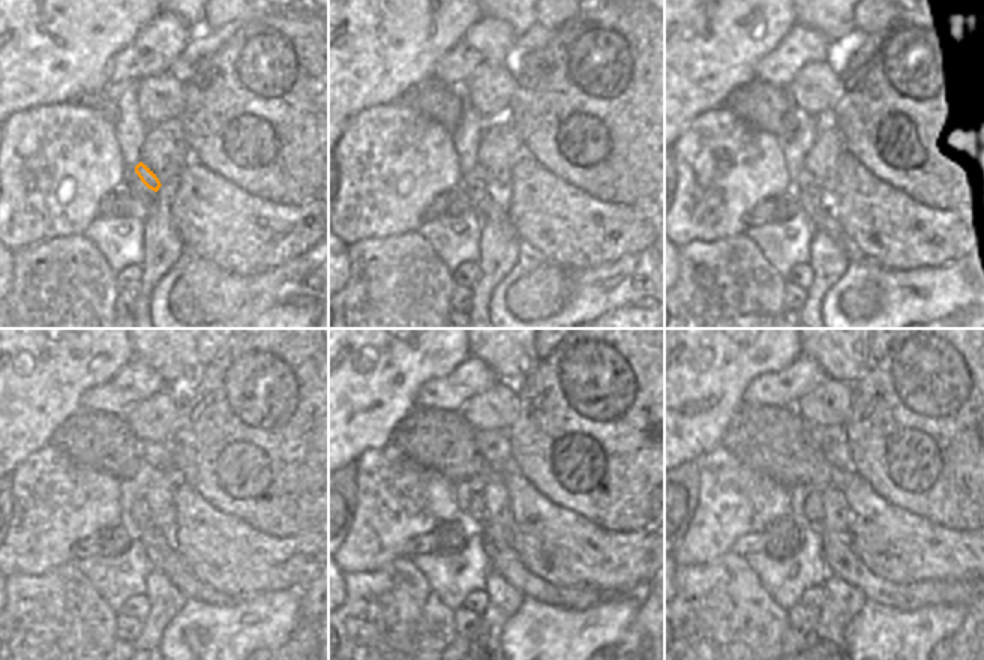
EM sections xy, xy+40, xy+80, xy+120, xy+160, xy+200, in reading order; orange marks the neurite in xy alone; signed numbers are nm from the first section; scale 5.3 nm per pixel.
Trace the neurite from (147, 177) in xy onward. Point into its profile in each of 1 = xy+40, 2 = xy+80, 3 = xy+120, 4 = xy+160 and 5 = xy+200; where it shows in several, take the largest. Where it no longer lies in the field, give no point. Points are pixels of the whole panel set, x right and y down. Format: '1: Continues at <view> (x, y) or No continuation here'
1: Continues at xy+40 (480, 173)
2: Continues at xy+80 (806, 180)
3: Continues at xy+120 (140, 516)
4: Continues at xy+160 (477, 513)
5: Continues at xy+200 (813, 506)

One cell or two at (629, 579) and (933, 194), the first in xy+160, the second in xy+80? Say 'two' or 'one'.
two

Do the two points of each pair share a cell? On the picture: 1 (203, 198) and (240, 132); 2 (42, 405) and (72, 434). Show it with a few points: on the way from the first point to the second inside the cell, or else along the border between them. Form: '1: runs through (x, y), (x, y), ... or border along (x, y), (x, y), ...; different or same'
1: border along (189, 158), (246, 192); different
2: border along (78, 408), (54, 431), (48, 441); different

